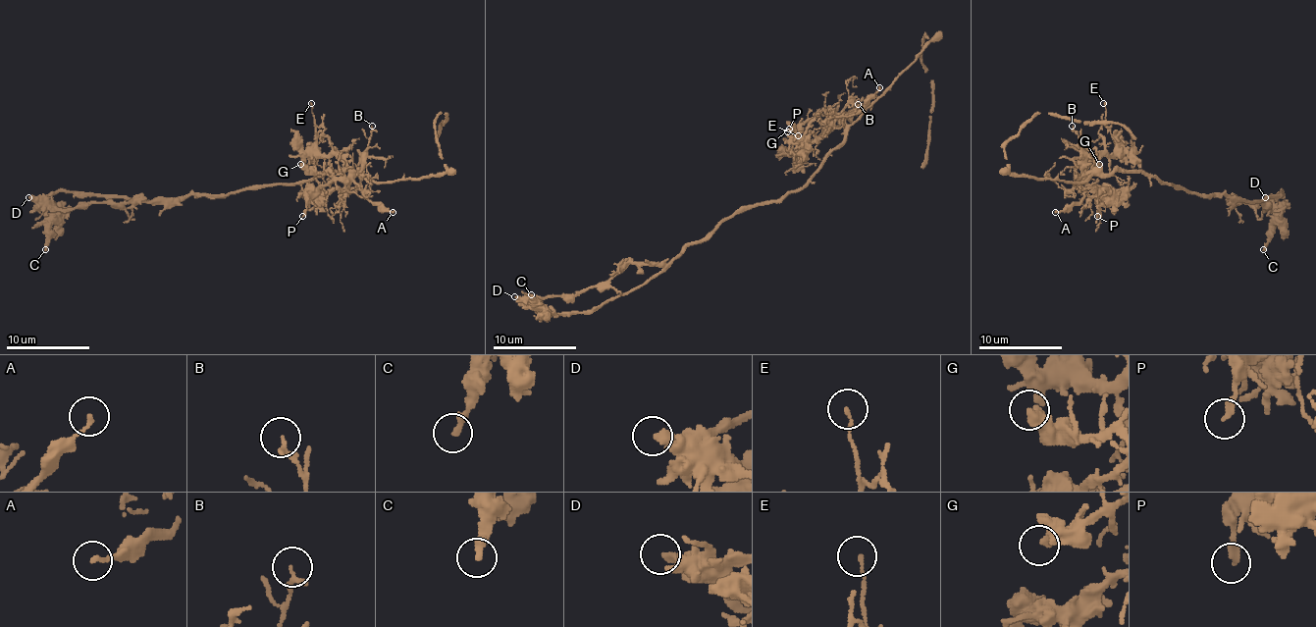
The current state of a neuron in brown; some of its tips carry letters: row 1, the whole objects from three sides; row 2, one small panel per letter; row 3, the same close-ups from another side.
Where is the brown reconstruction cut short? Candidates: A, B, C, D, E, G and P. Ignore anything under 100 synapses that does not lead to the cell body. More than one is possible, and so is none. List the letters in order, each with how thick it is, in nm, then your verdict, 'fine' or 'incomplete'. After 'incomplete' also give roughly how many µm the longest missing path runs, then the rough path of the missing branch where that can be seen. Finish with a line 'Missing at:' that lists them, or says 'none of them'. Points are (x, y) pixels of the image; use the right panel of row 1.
A: 140 nm | fine
B: 180 nm | fine
C: 300 nm | fine
D: 360 nm | fine
E: 110 nm | fine
G: 320 nm | fine
P: 180 nm | fine
Missing at: none of them

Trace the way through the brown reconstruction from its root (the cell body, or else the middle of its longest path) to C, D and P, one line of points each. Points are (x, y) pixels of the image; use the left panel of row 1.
C: (324, 174), (296, 182), (248, 186), (225, 195), (187, 195), (182, 201), (53, 208), (55, 223), (45, 249)
D: (324, 174), (225, 195), (187, 195), (182, 201), (49, 210), (28, 197)
P: (324, 174), (348, 170), (357, 174), (344, 190), (335, 188), (324, 197), (315, 195), (302, 216)

